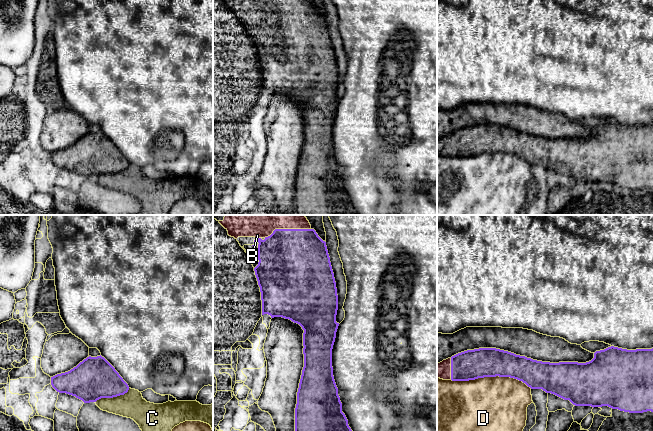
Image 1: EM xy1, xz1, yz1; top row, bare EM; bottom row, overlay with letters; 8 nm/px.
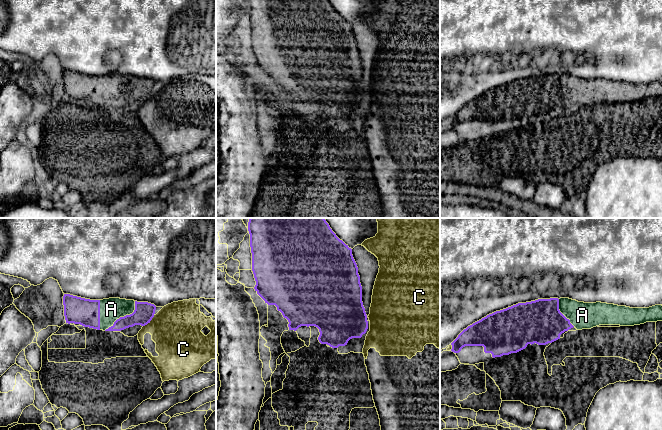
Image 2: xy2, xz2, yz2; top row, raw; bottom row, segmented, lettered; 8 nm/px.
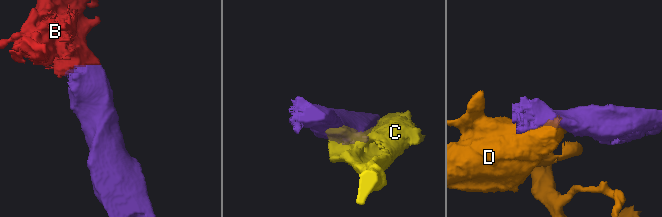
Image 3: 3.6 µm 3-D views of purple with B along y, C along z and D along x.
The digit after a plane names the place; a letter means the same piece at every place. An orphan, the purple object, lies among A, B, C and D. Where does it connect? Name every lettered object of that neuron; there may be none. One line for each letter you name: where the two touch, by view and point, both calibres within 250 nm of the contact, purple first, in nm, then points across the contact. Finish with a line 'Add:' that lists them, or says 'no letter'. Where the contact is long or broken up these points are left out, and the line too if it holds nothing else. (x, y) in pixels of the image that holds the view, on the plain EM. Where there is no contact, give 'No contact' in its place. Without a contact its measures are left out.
A: Touches purple at xy2 (124, 92). Thickness 160 nm (purple) against 180 nm
B: Touches purple at xz1 (287, 5). Thickness 500 nm (purple) against 110 nm
Add: A, B

